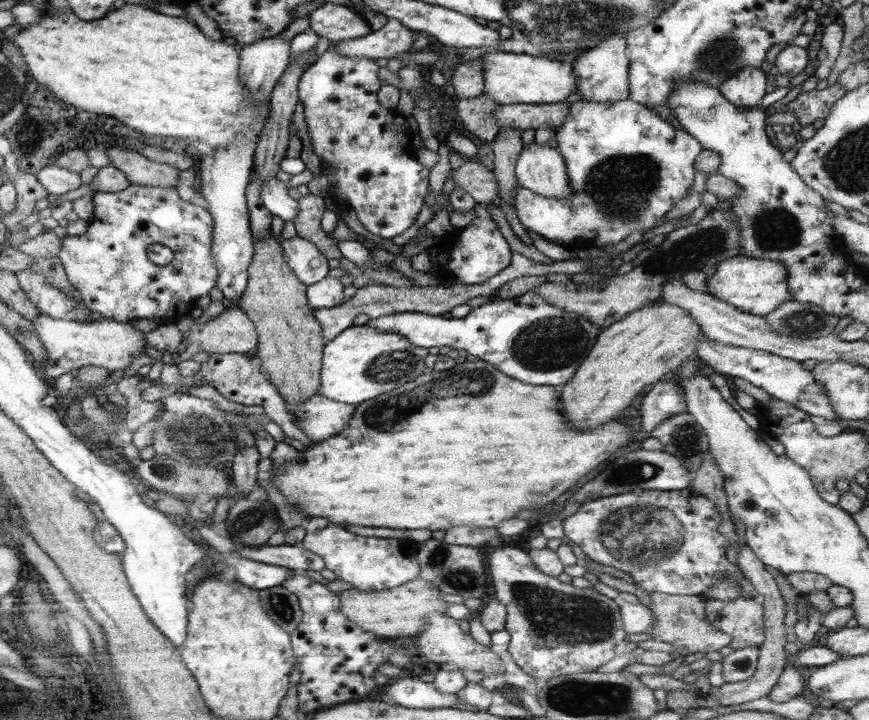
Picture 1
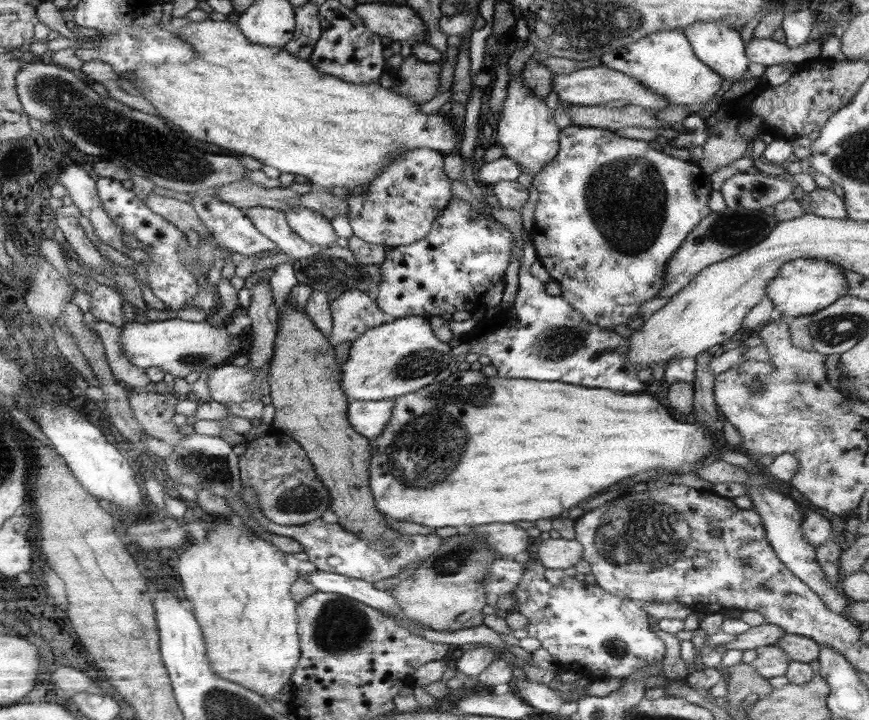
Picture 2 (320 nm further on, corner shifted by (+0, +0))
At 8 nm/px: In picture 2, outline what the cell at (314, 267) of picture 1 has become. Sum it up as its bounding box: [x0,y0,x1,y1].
[244,206,321,260]

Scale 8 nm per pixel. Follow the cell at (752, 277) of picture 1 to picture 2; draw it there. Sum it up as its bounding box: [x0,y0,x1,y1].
[766,258,848,318]

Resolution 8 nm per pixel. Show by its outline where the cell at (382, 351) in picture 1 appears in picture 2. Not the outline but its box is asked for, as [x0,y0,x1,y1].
[341,316,455,401]

